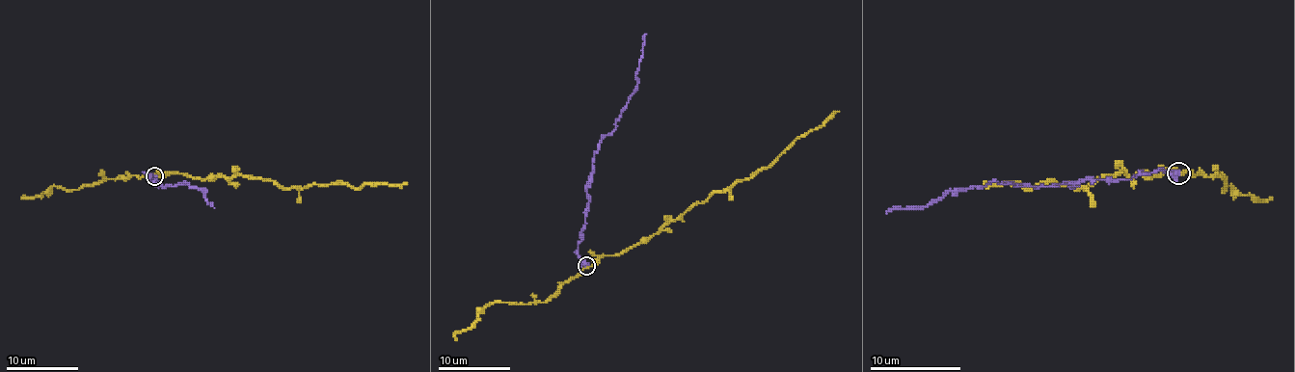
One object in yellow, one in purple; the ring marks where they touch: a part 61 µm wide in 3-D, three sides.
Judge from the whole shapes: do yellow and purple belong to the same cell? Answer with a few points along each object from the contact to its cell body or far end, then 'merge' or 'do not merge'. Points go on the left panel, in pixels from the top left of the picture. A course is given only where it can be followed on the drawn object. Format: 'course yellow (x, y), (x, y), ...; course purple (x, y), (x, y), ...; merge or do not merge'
course yellow (154, 175), (249, 175), (276, 180), (283, 188), (407, 182); course purple (154, 175), (146, 173), (160, 186), (187, 182), (205, 190), (203, 195), (214, 207); do not merge

